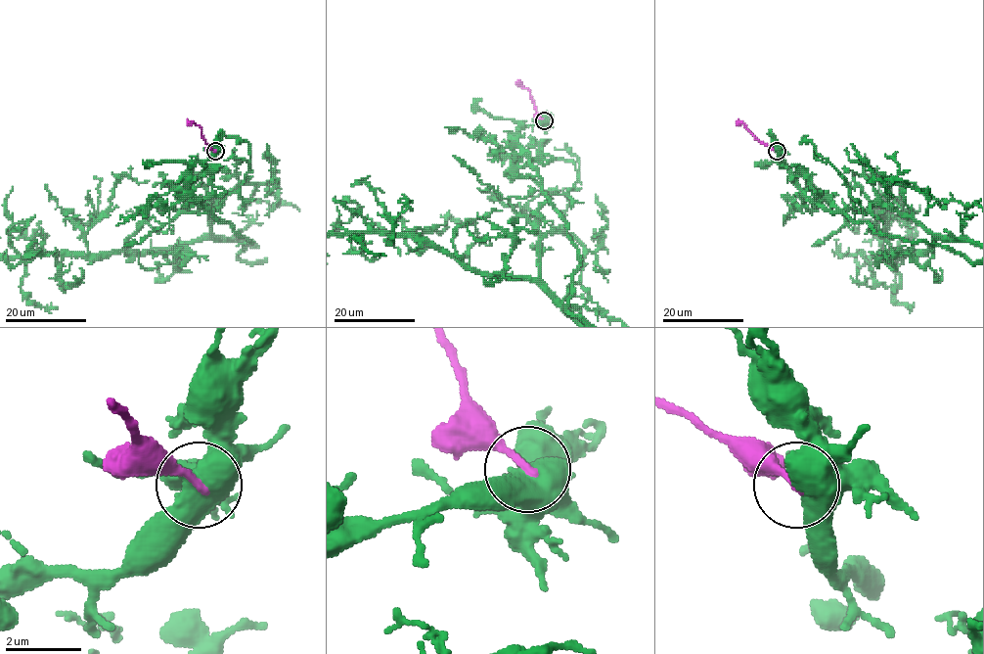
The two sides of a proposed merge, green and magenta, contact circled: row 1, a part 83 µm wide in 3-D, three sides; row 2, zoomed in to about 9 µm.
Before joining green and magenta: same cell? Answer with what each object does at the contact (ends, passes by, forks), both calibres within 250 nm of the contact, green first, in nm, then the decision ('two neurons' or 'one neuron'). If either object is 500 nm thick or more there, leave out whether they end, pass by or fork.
650 nm thick on the green side, 200 nm on the other; two neurons

